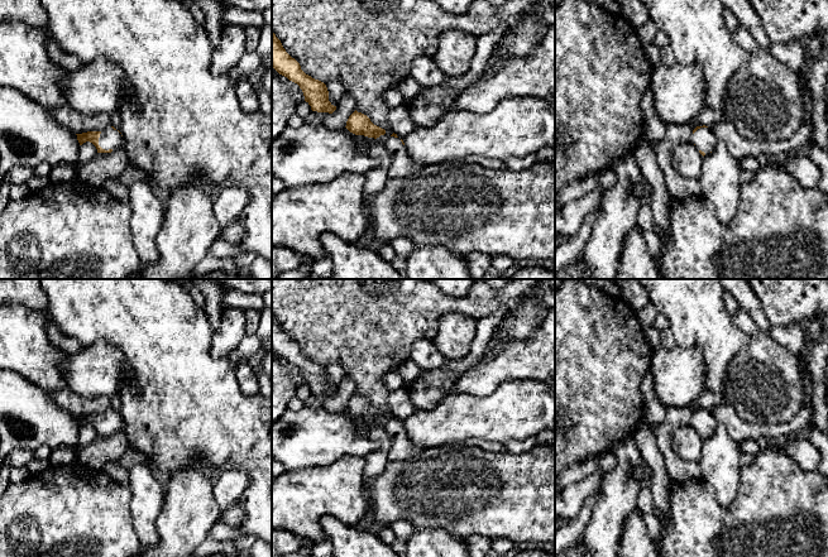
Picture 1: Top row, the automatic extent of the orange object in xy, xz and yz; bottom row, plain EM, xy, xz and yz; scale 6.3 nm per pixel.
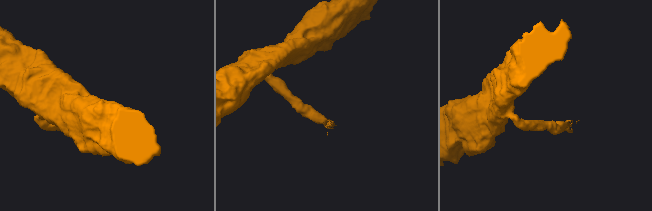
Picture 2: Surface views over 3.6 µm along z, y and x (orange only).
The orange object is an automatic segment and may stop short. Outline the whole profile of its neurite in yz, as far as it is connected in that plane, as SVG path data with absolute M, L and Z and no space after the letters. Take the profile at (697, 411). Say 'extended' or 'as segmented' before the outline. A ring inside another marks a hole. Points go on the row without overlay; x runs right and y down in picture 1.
extended; M809 365L808 371L801 374L801 383L804 386L804 403L799 410L799 413L789 422L789 423L780 423L780 424L757 424L757 423L747 423L740 418L737 412L733 409L733 407L726 402L722 402L721 404L715 405L710 409L697 409L693 413L691 426L698 431L699 436L704 440L712 436L715 426L718 423L723 423L731 434L732 440L737 443L743 440L757 440L758 437L764 436L774 441L775 443L784 442L788 438L803 436L809 428L809 424L813 419L813 408L805 403L805 399L809 398L812 400L812 376L809 373Z

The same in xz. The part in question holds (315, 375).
as segmented; M272 314L272 351L289 364L297 366L303 375L305 384L312 394L332 397L336 393L329 384L329 374L324 365L306 357L300 346L283 331L281 323Z

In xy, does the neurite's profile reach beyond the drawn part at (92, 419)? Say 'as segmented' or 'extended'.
extended

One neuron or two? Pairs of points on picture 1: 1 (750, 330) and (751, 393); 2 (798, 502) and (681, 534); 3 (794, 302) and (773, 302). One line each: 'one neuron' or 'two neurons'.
1: one neuron
2: one neuron
3: one neuron

